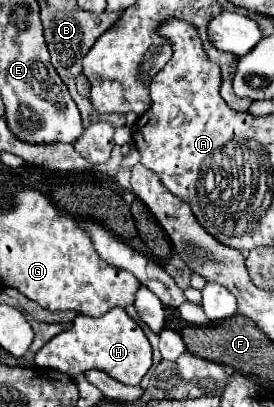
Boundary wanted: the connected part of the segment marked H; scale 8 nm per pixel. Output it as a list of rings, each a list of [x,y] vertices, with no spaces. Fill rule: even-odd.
[[[112,308],[100,318],[78,314],[70,330],[54,336],[42,350],[36,352],[34,362],[40,368],[52,368],[72,378],[94,368],[106,372],[122,384],[138,386],[152,366],[152,346],[142,328],[126,314],[124,308]]]

